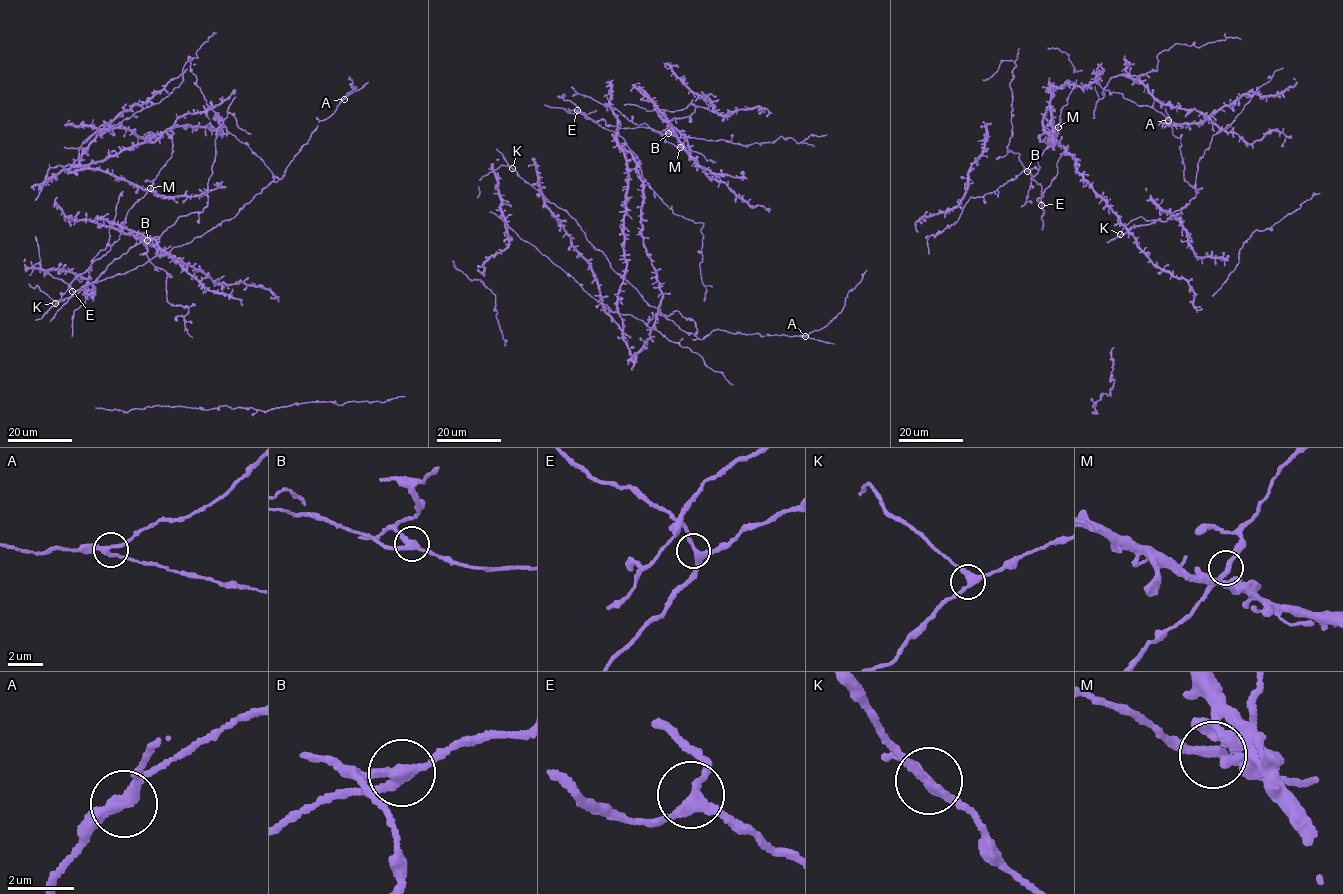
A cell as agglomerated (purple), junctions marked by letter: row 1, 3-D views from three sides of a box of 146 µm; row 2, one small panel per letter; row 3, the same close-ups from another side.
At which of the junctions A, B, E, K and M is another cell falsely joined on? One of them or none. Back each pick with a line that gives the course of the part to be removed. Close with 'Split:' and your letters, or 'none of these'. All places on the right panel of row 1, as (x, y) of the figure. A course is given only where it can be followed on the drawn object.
B: Course of the part to remove: (1027, 170), (996, 190), (970, 197), (955, 224), (928, 237), (929, 254)
Split: B

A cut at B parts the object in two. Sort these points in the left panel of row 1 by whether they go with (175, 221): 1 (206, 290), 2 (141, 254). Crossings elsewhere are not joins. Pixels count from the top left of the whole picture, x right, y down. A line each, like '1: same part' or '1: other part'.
1: same part
2: other part

